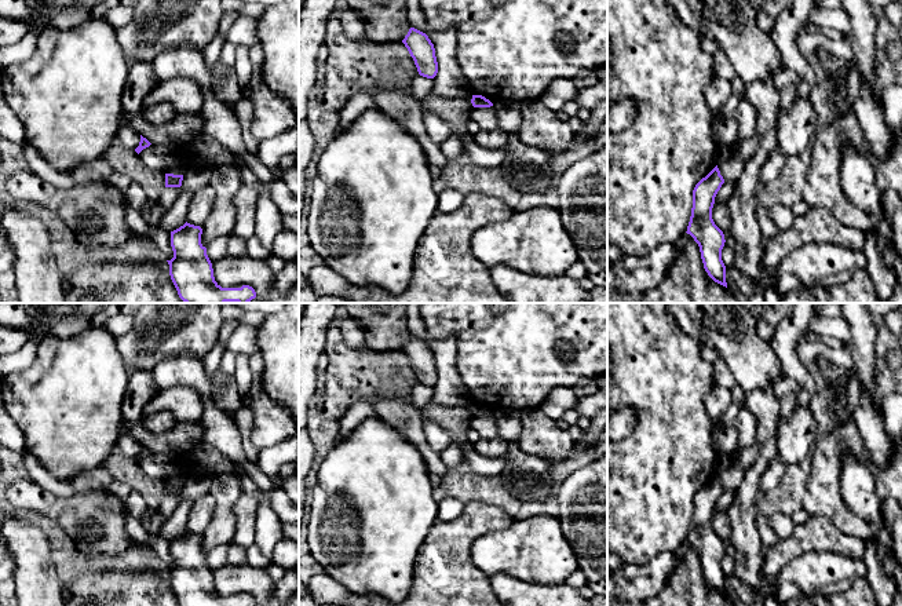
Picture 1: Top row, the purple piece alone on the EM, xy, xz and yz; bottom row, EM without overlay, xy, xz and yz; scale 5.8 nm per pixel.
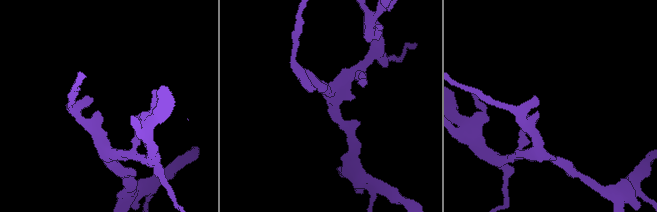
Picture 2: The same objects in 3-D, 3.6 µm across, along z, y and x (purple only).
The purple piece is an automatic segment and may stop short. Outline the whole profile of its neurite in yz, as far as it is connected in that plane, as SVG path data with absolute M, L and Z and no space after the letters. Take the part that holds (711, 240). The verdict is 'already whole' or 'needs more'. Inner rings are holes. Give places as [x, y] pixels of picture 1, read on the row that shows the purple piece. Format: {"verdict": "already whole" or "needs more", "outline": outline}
{"verdict": "already whole", "outline": "M717 165L702 178L693 190L693 208L687 226L690 234L700 247L704 269L717 284L727 288L726 266L722 260L724 234L712 219L715 197L724 183Z"}

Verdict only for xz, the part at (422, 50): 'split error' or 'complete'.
complete

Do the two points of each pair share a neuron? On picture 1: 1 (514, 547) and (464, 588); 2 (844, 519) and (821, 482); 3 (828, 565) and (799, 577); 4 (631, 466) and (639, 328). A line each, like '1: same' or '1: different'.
1: different
2: same
3: same
4: same

